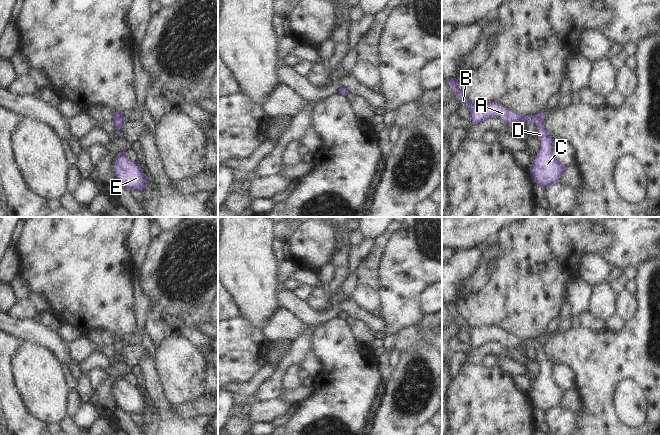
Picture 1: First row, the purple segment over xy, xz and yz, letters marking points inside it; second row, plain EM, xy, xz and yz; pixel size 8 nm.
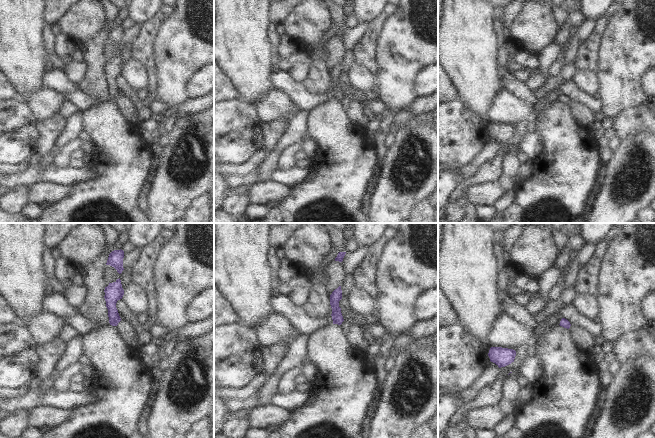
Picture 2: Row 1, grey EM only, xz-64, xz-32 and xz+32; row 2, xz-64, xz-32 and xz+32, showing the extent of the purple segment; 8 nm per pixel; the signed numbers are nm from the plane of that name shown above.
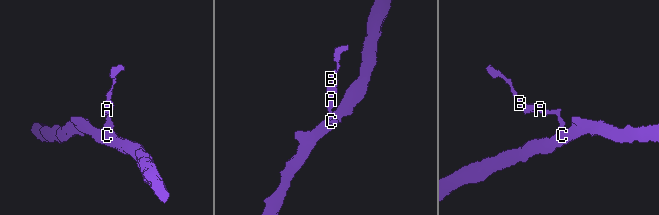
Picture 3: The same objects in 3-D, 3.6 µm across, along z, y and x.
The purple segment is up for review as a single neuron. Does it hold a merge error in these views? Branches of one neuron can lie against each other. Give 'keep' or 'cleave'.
keep

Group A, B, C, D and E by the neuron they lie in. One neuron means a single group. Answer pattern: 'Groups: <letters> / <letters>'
Groups: A B C D E

